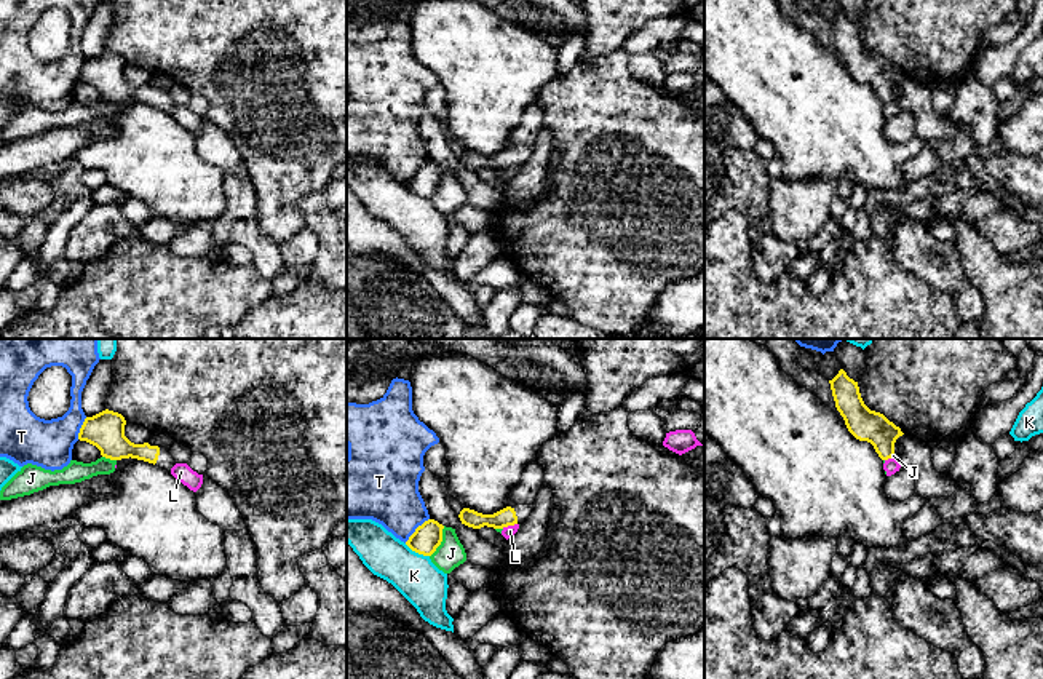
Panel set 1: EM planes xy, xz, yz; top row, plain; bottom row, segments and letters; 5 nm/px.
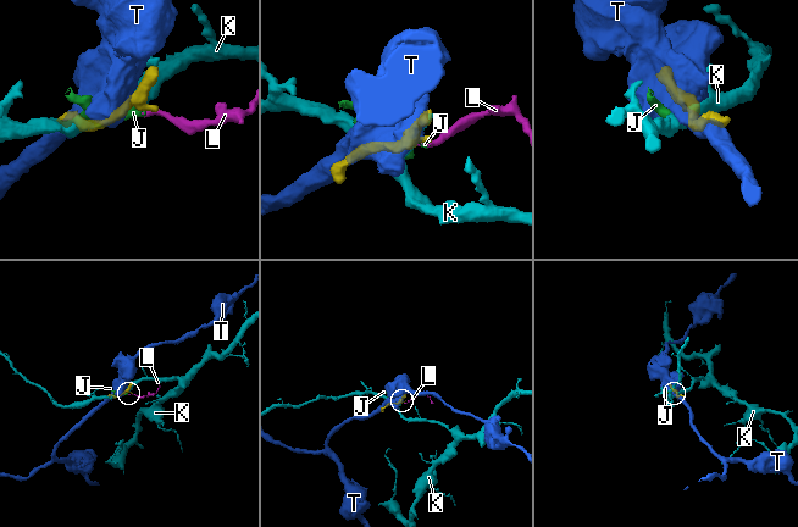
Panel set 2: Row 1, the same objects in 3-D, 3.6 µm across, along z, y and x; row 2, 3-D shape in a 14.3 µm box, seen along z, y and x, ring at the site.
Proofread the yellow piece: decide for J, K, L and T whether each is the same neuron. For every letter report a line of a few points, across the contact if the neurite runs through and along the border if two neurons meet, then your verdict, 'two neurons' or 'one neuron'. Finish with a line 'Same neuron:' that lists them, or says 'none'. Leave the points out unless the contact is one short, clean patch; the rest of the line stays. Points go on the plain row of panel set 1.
J: two neurons
K: two neurons
L: line xz (516, 165), (502, 170); two neurons
T: two neurons
Same neuron: none

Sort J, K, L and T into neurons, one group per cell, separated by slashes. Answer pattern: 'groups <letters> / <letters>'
groups J L / K / T

